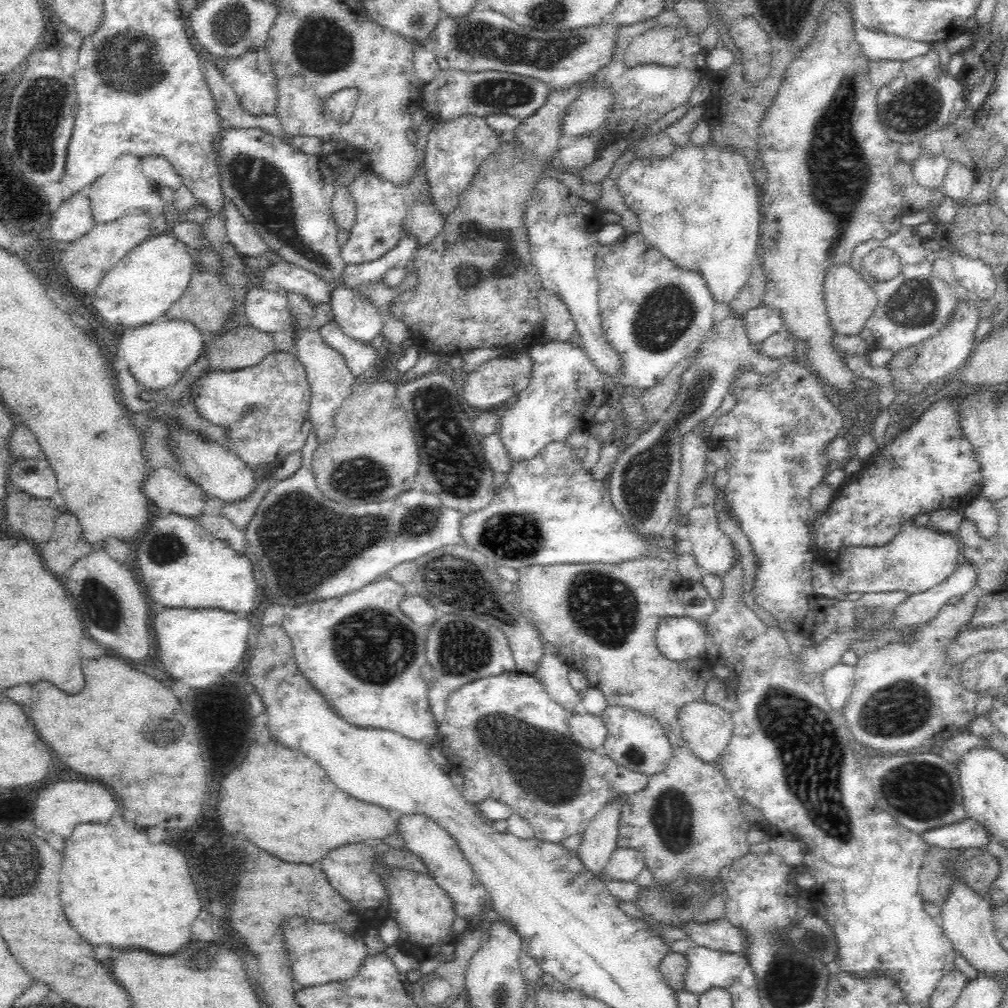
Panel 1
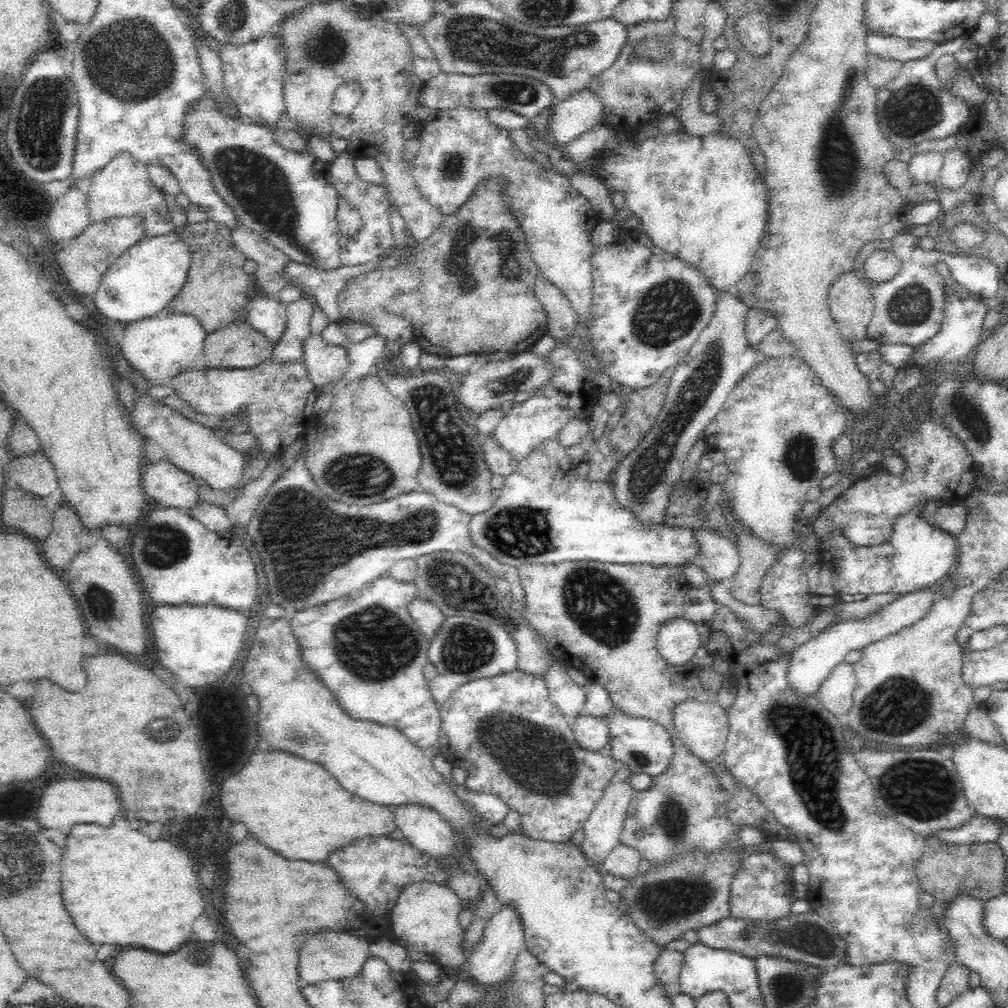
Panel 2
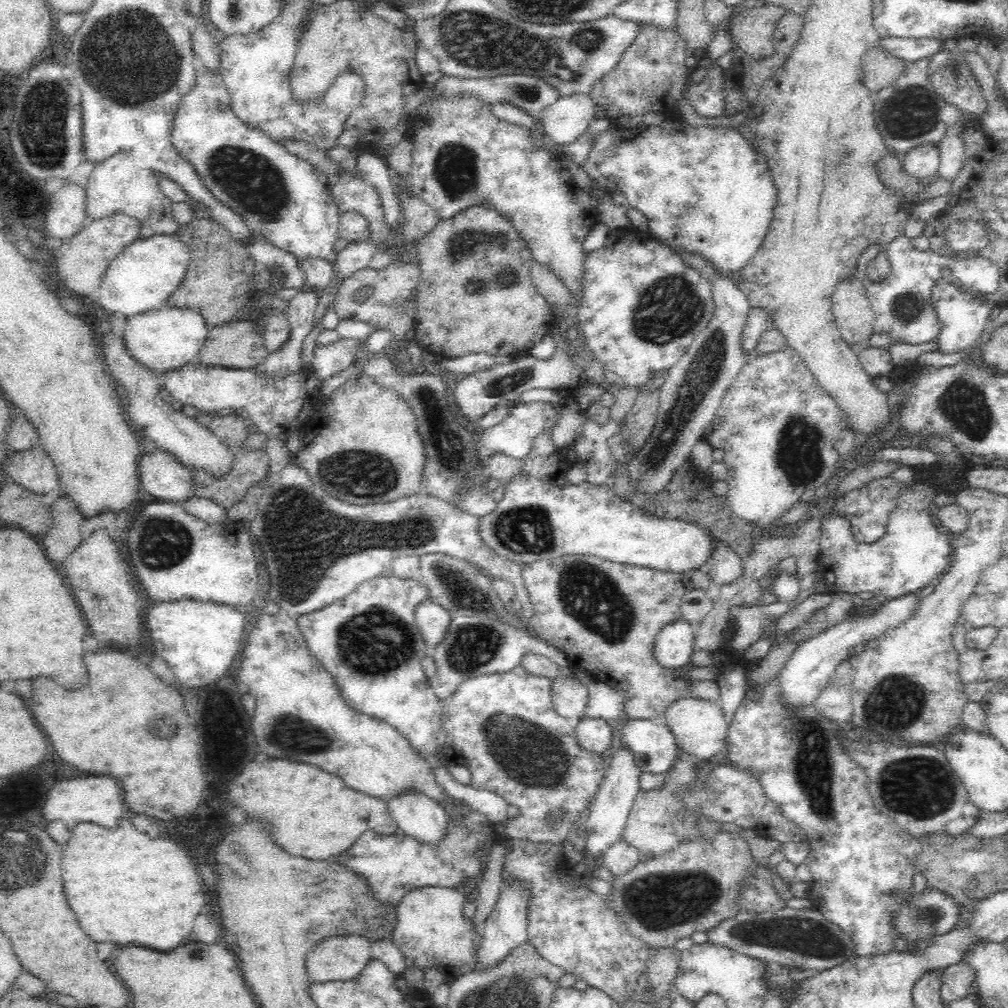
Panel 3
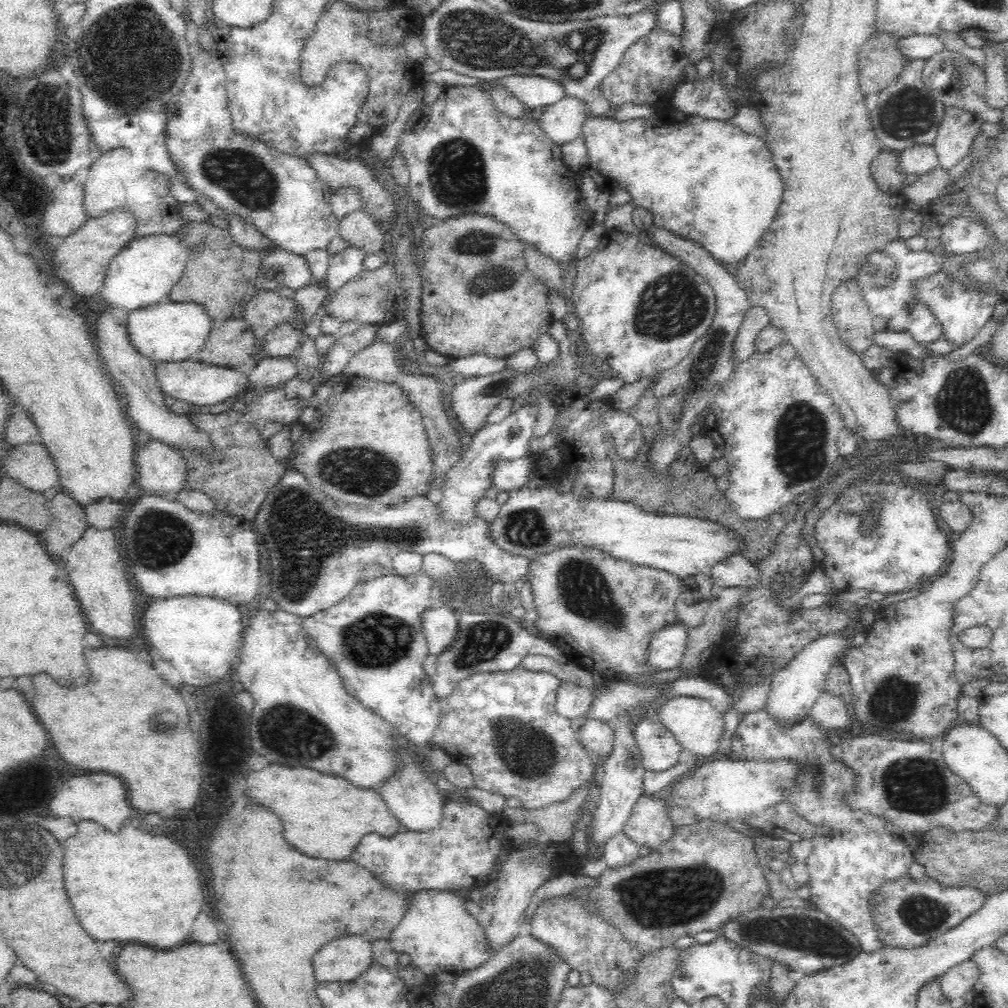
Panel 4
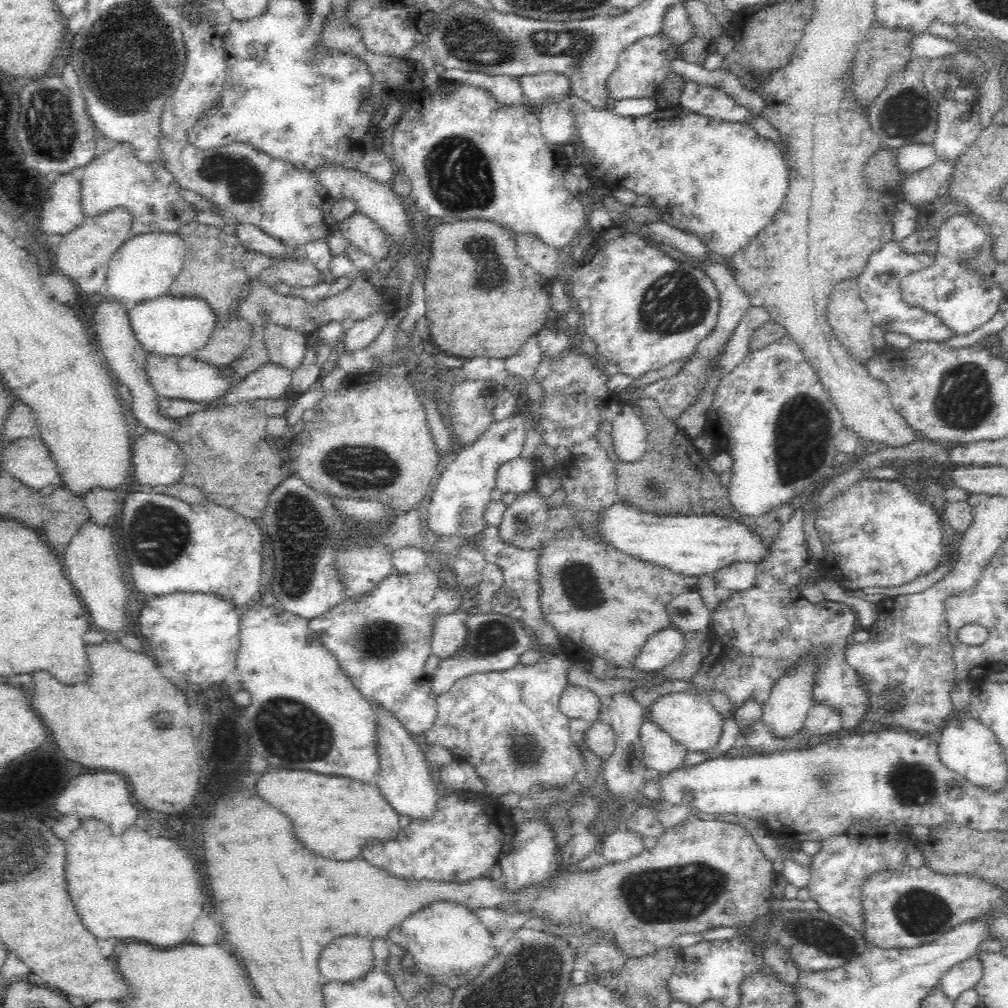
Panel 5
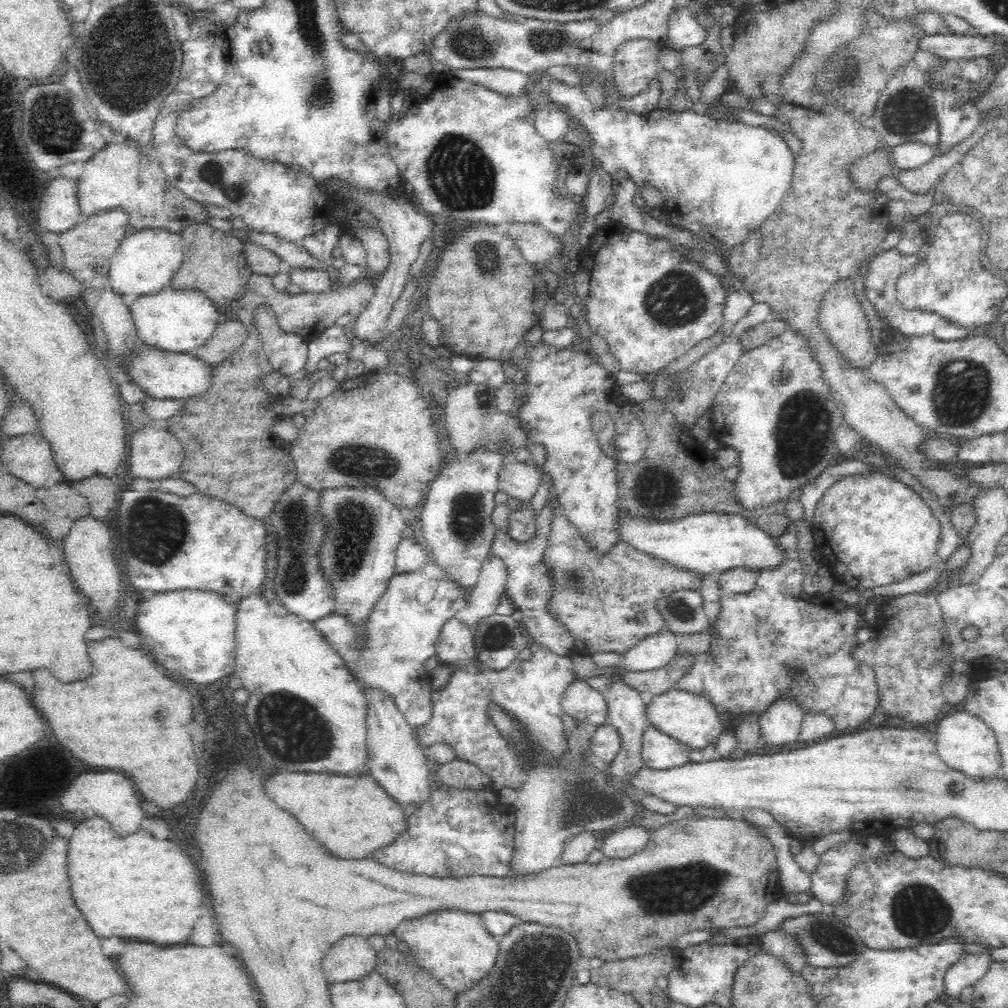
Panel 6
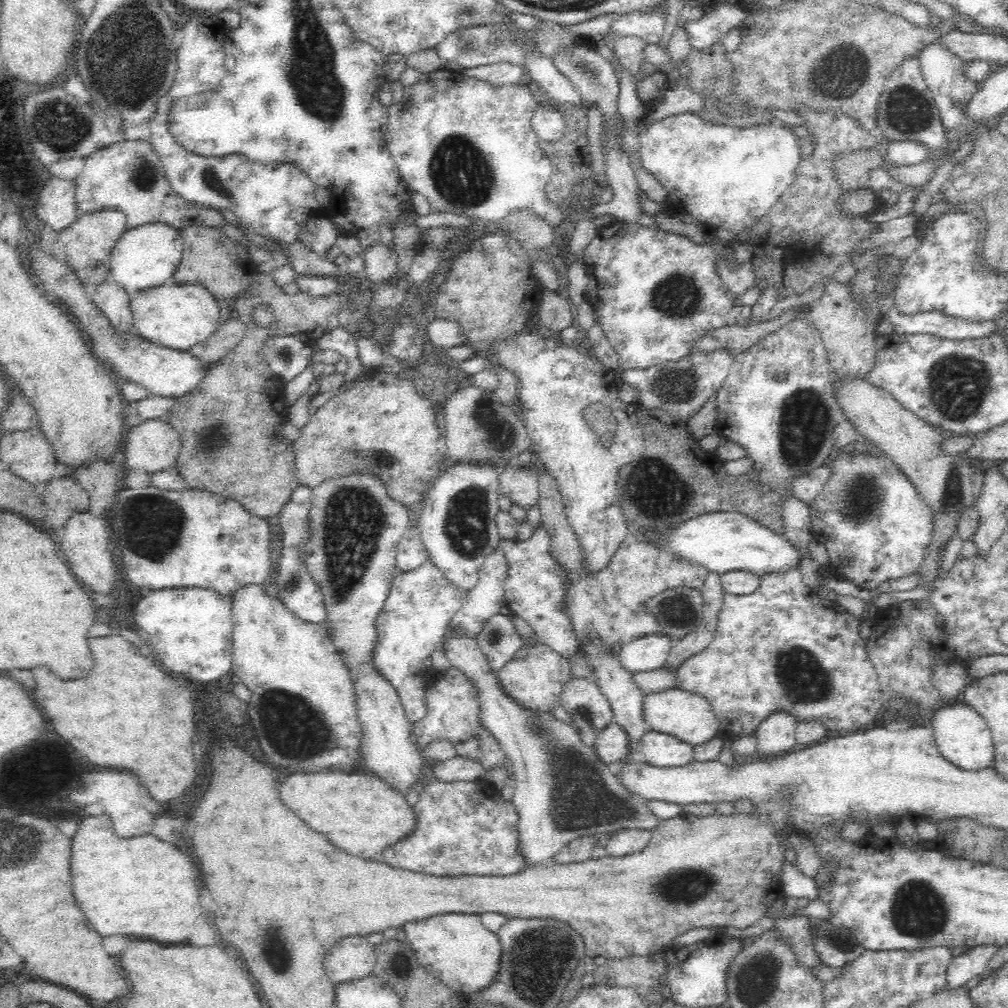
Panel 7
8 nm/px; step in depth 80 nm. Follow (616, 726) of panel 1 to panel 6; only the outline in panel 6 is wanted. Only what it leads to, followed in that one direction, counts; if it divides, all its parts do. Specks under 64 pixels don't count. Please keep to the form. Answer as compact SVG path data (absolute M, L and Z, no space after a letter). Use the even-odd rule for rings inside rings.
M648 726L643 734L640 754L643 765L664 770L690 762L692 751L683 742Z

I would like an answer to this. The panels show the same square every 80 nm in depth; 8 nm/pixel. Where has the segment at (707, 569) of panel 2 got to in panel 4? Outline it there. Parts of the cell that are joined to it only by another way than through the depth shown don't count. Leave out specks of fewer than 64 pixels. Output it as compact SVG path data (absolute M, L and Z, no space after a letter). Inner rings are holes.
M742 555L731 556L710 571L713 584L722 589L750 589L758 582L759 576L757 563Z

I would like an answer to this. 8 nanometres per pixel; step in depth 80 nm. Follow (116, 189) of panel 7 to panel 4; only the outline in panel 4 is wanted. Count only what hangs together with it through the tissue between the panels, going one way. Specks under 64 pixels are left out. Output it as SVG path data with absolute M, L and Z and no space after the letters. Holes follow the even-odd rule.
M114 146L95 160L86 170L83 185L83 206L90 218L96 218L109 210L123 208L135 216L135 234L148 236L149 234L178 233L181 226L186 224L180 216L182 203L172 194L175 180L169 174L138 168L134 164L134 156L125 146Z

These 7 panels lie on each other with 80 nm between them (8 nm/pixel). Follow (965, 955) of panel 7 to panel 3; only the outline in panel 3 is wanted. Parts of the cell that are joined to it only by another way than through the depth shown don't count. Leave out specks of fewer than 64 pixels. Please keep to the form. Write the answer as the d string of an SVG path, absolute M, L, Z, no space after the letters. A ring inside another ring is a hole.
M962 961L944 970L940 976L943 1001L953 1002L967 997L968 988L974 984L977 976L976 969L967 961Z

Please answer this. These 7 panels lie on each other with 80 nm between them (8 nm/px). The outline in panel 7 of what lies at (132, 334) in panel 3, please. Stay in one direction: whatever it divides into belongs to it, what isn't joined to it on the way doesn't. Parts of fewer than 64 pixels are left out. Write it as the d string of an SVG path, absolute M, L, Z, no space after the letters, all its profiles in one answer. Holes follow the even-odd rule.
M169 280L138 289L133 292L129 307L133 314L131 330L156 344L182 351L214 334L222 320L218 299L202 282L178 283Z

